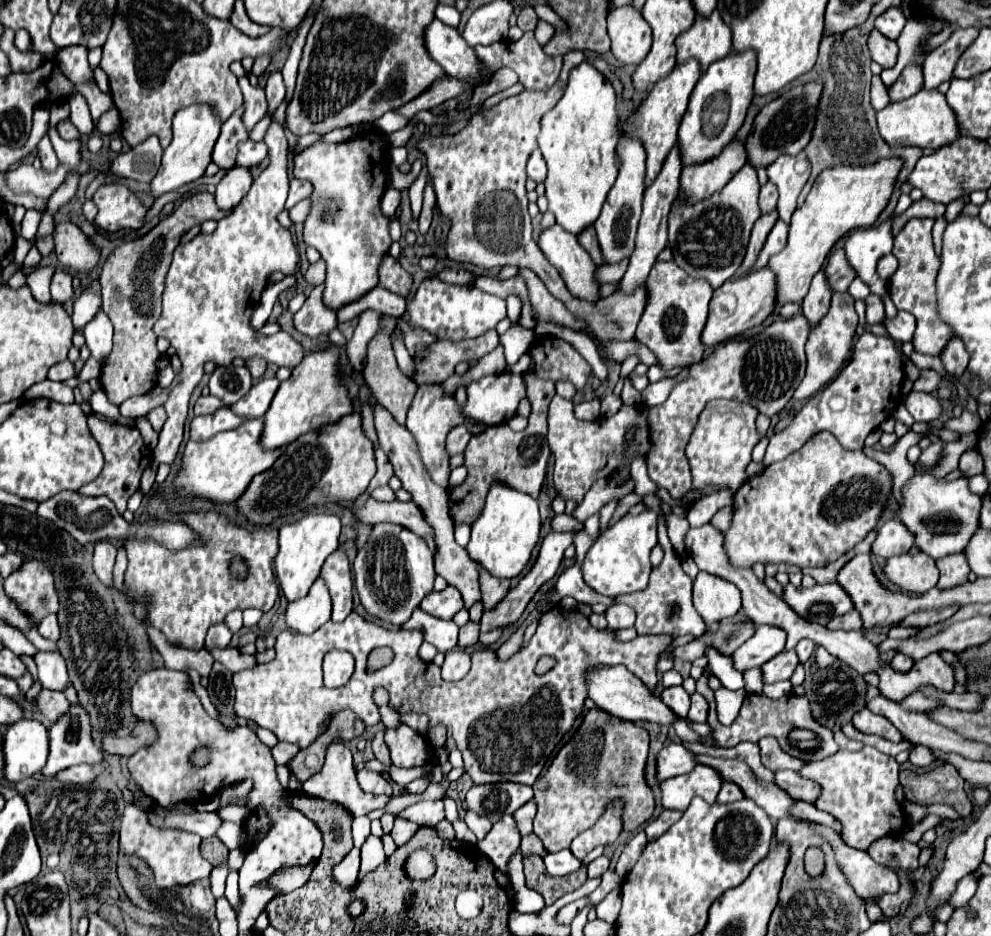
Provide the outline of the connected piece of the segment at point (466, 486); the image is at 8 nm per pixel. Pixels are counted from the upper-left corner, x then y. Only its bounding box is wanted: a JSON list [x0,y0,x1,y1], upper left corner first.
[448,373,556,525]

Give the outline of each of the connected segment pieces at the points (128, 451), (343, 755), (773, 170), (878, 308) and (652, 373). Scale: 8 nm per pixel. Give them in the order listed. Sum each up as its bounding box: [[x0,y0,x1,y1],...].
[[78,415,150,515],[302,742,390,817],[768,151,810,223],[866,295,884,325],[646,365,682,384]]

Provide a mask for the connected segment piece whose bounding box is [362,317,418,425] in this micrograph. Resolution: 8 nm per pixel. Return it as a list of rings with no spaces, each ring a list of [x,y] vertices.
[[[384,317],[382,319],[382,331],[368,345],[368,359],[366,359],[366,367],[364,367],[362,375],[364,375],[364,379],[368,383],[368,387],[374,391],[376,401],[380,405],[384,405],[384,409],[388,409],[392,413],[392,417],[396,417],[396,421],[400,425],[405,425],[407,411],[418,385],[411,377],[404,375],[396,365],[394,351],[392,351],[392,345],[390,345],[390,333],[394,331],[394,325],[396,325],[394,317]]]

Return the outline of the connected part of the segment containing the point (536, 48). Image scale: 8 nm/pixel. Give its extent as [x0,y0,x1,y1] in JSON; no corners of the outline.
[474,31,562,89]

